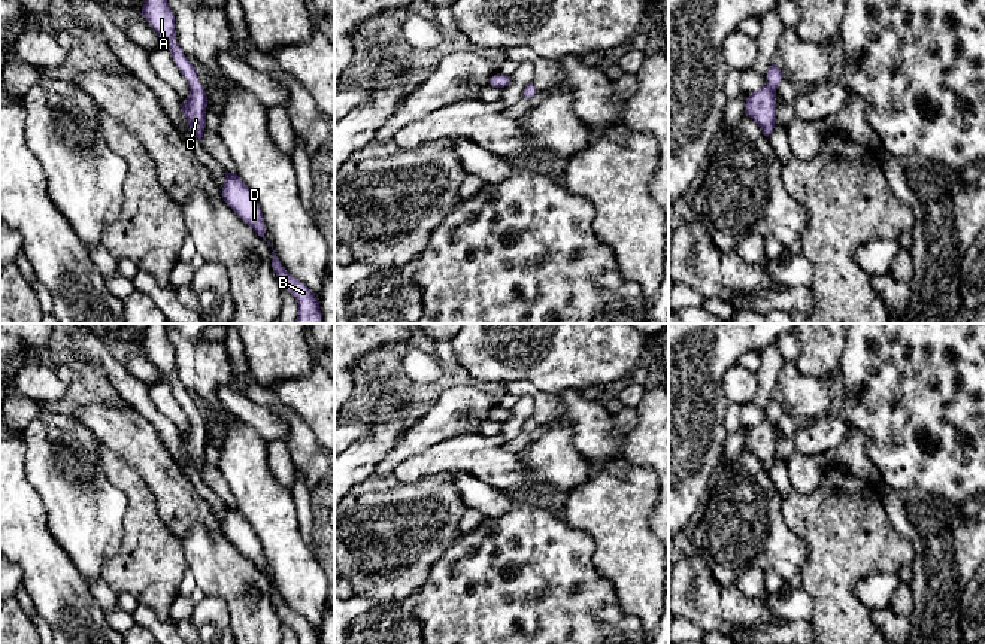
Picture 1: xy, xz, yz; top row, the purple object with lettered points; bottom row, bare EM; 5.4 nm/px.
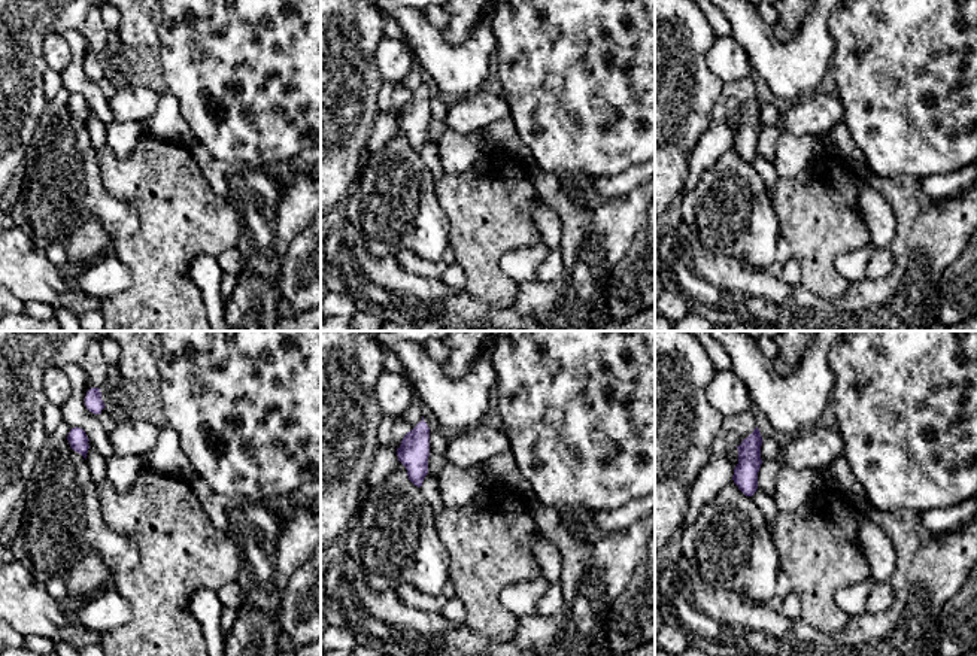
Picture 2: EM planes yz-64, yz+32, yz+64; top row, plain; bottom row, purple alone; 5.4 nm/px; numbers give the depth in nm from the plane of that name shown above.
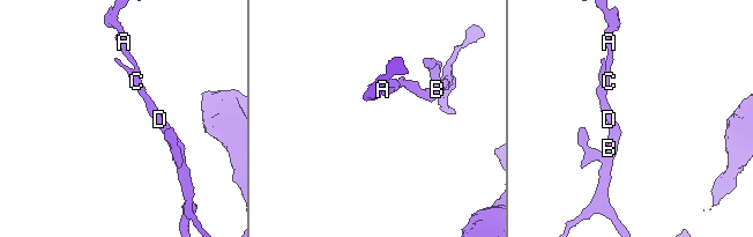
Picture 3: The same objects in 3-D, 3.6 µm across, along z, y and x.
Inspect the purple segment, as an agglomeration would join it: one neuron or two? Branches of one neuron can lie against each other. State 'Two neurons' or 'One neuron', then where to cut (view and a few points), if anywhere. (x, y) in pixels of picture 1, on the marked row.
One neuron. No split

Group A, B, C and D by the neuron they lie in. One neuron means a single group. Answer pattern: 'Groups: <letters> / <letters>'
Groups: A B C D

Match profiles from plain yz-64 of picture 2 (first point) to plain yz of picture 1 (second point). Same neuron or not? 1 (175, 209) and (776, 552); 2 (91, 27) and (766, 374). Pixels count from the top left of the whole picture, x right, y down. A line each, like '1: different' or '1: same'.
1: different
2: same

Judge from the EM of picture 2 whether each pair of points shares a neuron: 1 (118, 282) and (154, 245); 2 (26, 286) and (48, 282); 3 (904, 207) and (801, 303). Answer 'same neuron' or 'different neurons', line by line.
1: different neurons
2: same neuron
3: same neuron

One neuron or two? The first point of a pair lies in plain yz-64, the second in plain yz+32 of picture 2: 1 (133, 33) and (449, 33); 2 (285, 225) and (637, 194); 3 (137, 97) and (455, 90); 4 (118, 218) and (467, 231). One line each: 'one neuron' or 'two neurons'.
1: one neuron
2: one neuron
3: two neurons
4: two neurons

